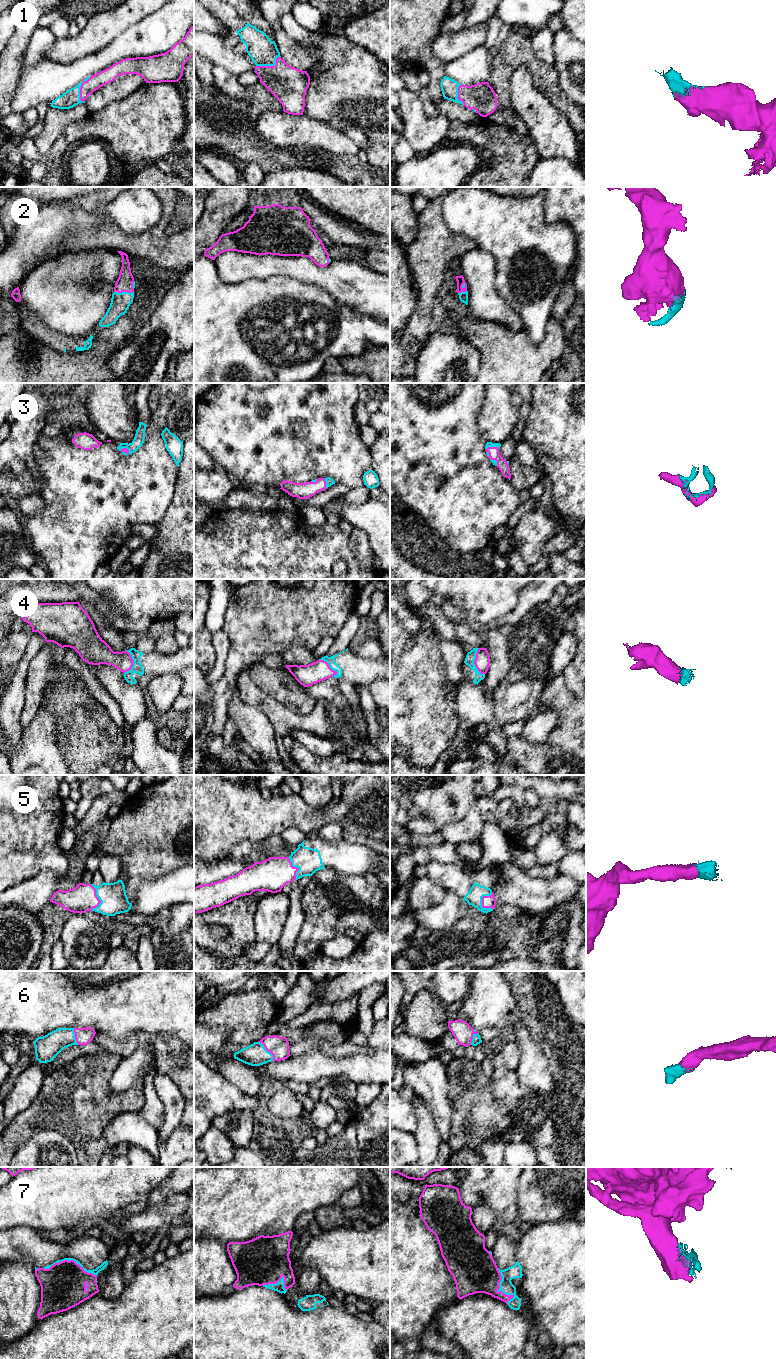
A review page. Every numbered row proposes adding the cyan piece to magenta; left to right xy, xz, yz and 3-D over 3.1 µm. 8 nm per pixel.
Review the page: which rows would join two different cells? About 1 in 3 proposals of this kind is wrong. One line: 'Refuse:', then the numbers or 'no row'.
Refuse: 7

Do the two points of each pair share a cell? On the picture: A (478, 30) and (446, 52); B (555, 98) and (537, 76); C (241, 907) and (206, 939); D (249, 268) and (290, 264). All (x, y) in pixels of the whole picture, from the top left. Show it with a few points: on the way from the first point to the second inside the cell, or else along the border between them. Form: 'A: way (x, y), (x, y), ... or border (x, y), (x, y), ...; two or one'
A: way (470, 38), (454, 44); one
B: way (553, 93), (542, 81); one
C: way (239, 921), (239, 930), (226, 943), (220, 943); one
D: way (259, 266), (280, 265); one

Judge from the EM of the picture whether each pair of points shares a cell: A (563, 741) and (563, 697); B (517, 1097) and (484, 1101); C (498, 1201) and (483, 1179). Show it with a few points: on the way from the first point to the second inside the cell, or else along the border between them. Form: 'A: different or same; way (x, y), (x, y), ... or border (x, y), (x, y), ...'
A: same; way (565, 730), (565, 708)
B: different; border (490, 1077), (493, 1094), (502, 1103), (512, 1119)
C: same; way (498, 1196), (488, 1184)

